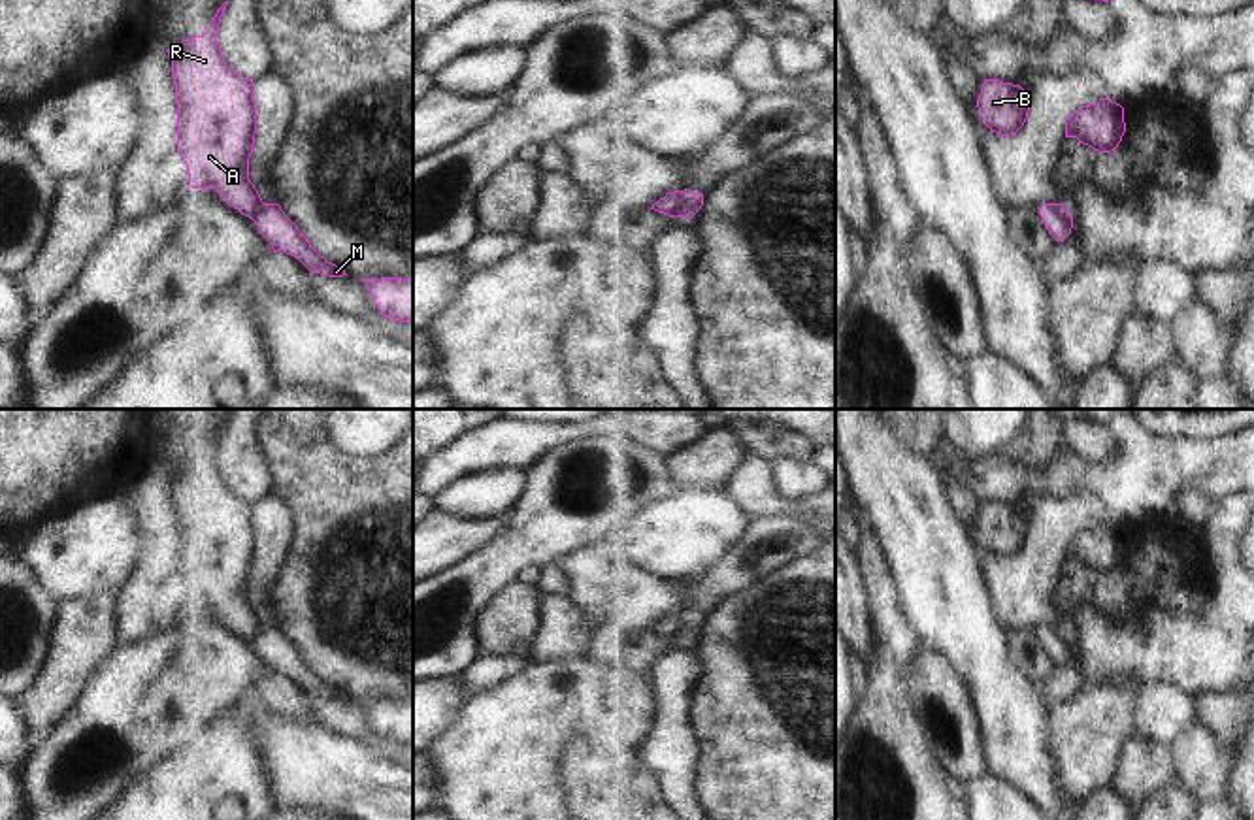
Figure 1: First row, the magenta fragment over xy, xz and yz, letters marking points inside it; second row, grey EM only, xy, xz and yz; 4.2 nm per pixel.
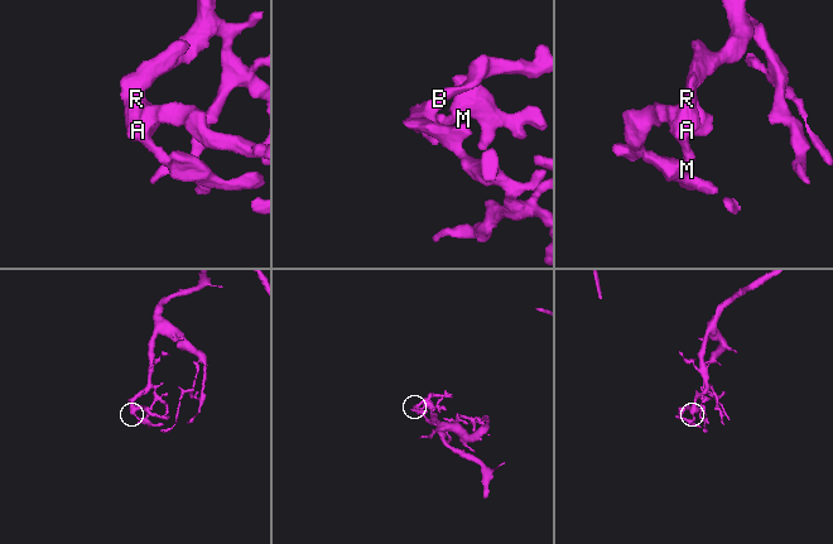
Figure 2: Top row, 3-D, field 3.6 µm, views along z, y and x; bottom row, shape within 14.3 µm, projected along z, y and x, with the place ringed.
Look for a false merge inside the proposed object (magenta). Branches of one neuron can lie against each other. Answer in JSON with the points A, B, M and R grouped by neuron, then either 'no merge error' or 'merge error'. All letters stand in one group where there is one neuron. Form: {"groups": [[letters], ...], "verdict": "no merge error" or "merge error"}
{"groups": [["A", "B", "R"], ["M"]], "verdict": "merge error"}

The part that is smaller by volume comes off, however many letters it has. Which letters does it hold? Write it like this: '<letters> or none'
M

